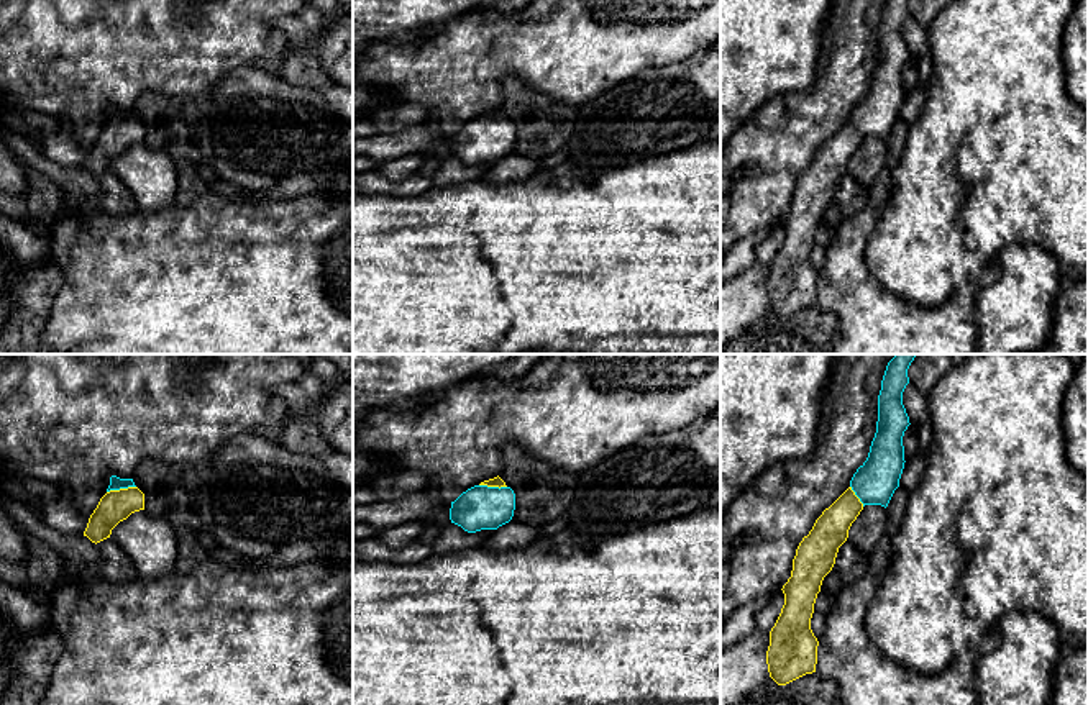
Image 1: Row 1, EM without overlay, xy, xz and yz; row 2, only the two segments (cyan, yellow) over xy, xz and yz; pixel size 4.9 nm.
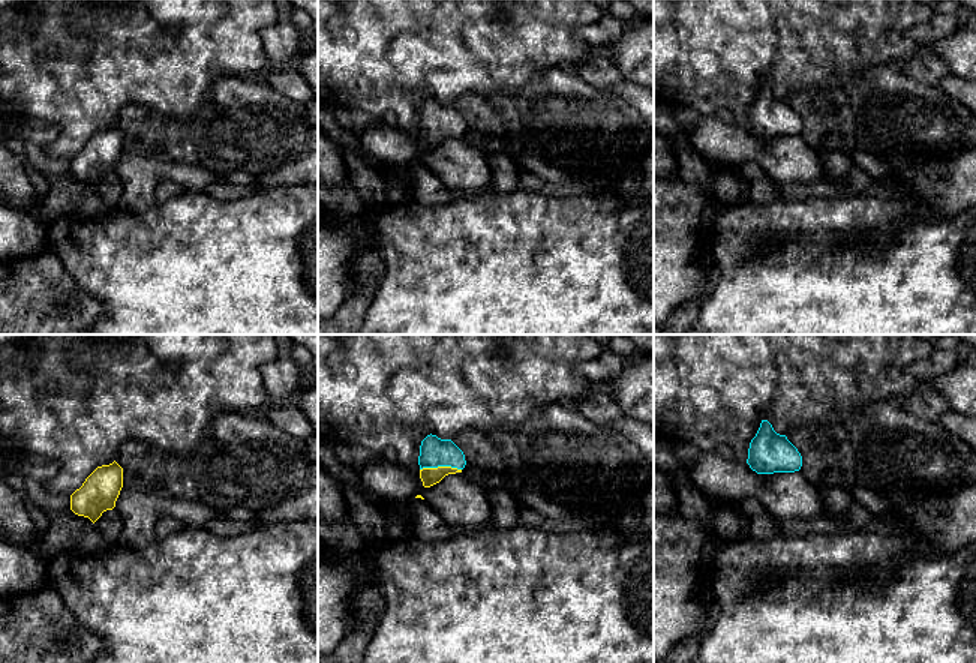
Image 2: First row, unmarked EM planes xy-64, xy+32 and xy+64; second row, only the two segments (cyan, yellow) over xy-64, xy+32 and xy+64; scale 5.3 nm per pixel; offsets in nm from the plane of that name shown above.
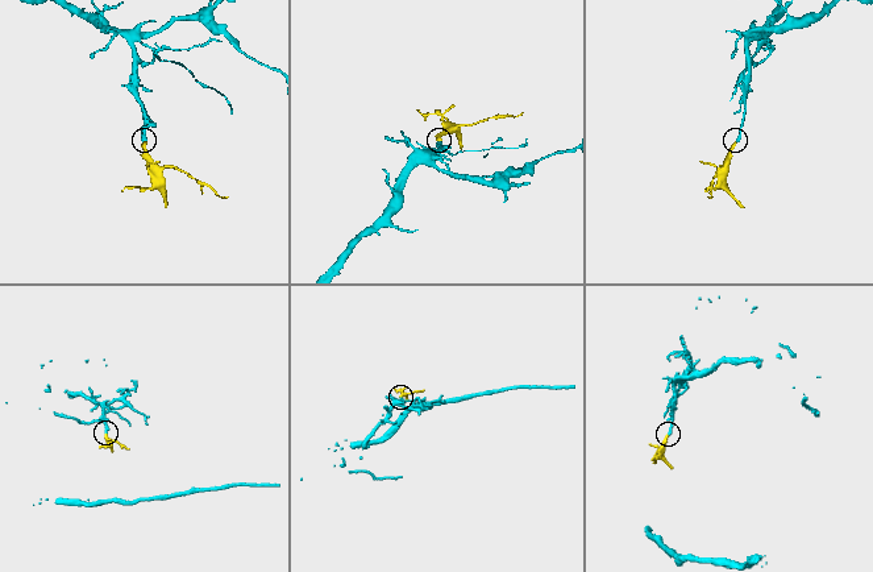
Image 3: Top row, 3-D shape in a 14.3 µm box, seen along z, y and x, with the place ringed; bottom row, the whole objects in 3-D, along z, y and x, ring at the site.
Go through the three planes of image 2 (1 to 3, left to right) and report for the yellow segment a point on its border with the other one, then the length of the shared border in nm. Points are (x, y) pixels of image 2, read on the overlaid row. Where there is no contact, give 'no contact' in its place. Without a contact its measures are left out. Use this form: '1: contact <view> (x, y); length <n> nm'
1: no contact
2: contact xy+32 (440, 465); length 220 nm
3: no contact

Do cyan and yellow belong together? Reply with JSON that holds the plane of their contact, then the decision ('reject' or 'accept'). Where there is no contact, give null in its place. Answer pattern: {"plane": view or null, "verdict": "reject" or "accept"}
{"plane": "xy", "verdict": "accept"}

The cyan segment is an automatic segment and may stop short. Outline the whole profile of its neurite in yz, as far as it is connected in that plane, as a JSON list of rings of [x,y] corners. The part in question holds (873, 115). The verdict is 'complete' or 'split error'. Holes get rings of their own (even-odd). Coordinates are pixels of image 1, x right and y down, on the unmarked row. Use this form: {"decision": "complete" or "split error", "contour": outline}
{"decision": "split error", "contour": [[[886,0],[868,90],[853,107],[850,120],[822,144],[796,182],[791,210],[781,221],[784,238],[770,264],[766,284],[768,305],[778,318],[816,305],[819,274],[811,262],[811,251],[822,213],[832,203],[839,180],[863,139],[886,141],[899,120],[906,95],[903,69],[911,57],[903,38],[907,2]]]}

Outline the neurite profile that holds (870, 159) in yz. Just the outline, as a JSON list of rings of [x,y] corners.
[[[865,138],[848,162],[850,174],[862,187],[868,189],[878,174],[886,169],[886,141],[881,138]]]

